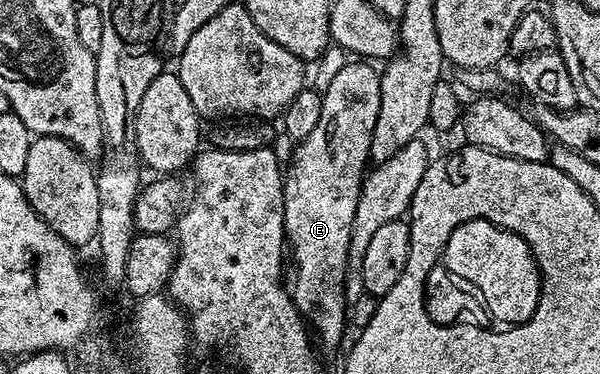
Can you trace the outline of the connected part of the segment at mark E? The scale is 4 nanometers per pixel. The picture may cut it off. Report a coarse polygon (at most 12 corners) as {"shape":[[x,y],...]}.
{"shape":[[351,60],[283,175],[293,297],[339,350],[380,71]]}

